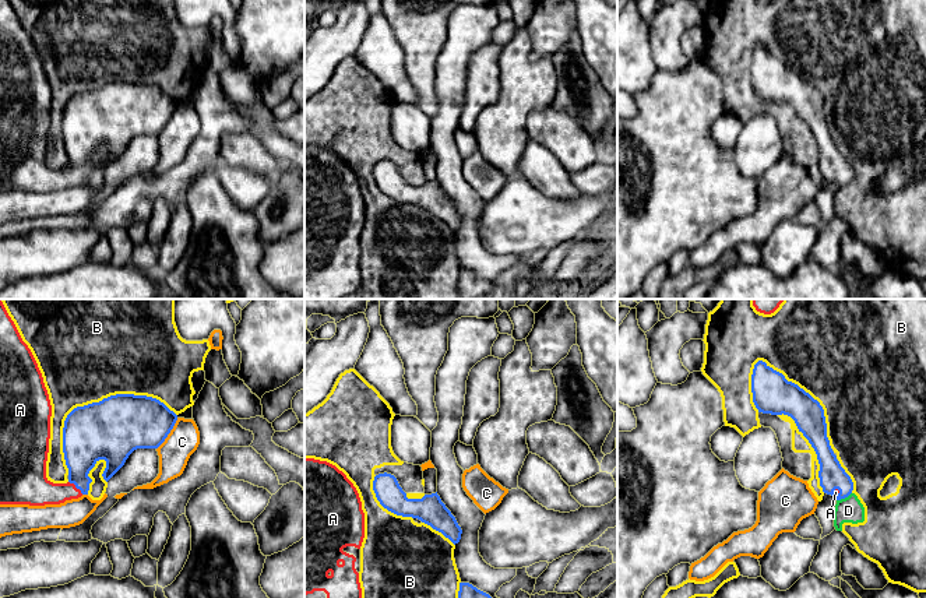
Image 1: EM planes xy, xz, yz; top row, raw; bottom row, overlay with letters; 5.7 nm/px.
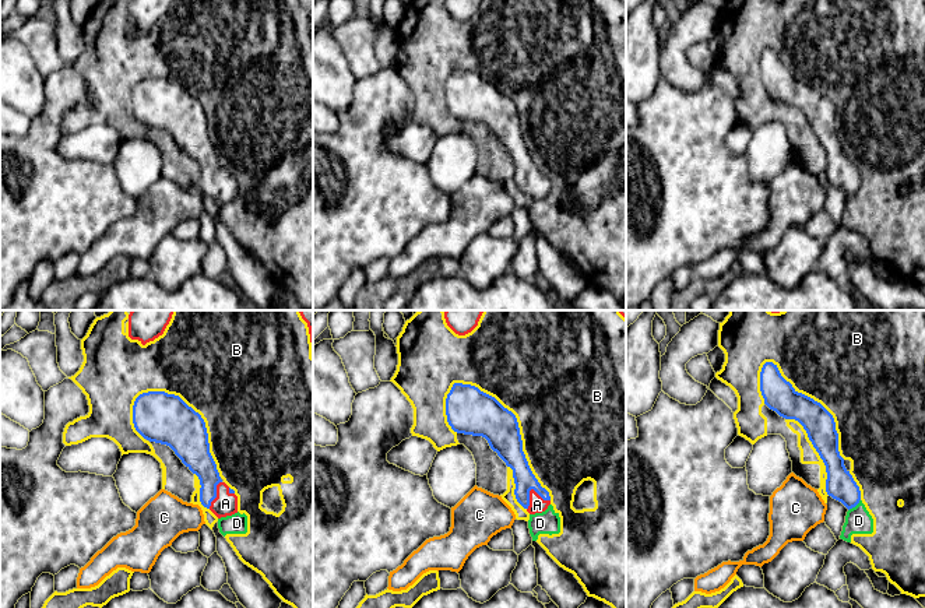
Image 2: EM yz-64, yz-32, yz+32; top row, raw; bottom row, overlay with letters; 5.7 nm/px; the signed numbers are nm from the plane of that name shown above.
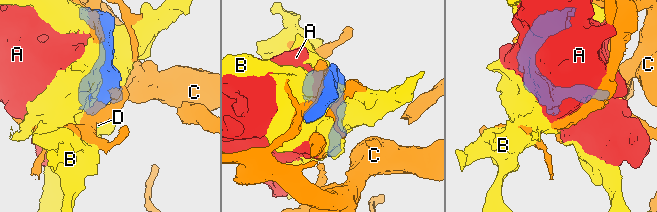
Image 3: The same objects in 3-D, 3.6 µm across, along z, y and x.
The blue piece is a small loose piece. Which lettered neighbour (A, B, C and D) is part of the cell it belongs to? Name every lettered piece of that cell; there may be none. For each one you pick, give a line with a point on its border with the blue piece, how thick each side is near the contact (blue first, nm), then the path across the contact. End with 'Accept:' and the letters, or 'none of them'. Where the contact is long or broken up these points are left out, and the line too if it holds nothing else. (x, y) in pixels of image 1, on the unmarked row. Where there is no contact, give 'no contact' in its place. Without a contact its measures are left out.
A: xy (76, 173) | 240/200 nm | across xy (83, 132), (76, 173), (70, 178), (32, 175)
Accept: A

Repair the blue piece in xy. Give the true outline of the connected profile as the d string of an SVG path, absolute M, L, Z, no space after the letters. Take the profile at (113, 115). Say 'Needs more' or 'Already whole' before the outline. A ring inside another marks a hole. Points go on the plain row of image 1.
Needs more. M0 0L0 191L60 191L88 182L92 169L88 161L99 147L106 148L102 163L108 169L134 137L158 136L177 108L177 102L163 89L147 82L116 81L99 89L74 95L67 102L63 115L63 140L68 155L68 169L53 170L46 165L50 103L52 92L38 50L8 0Z

